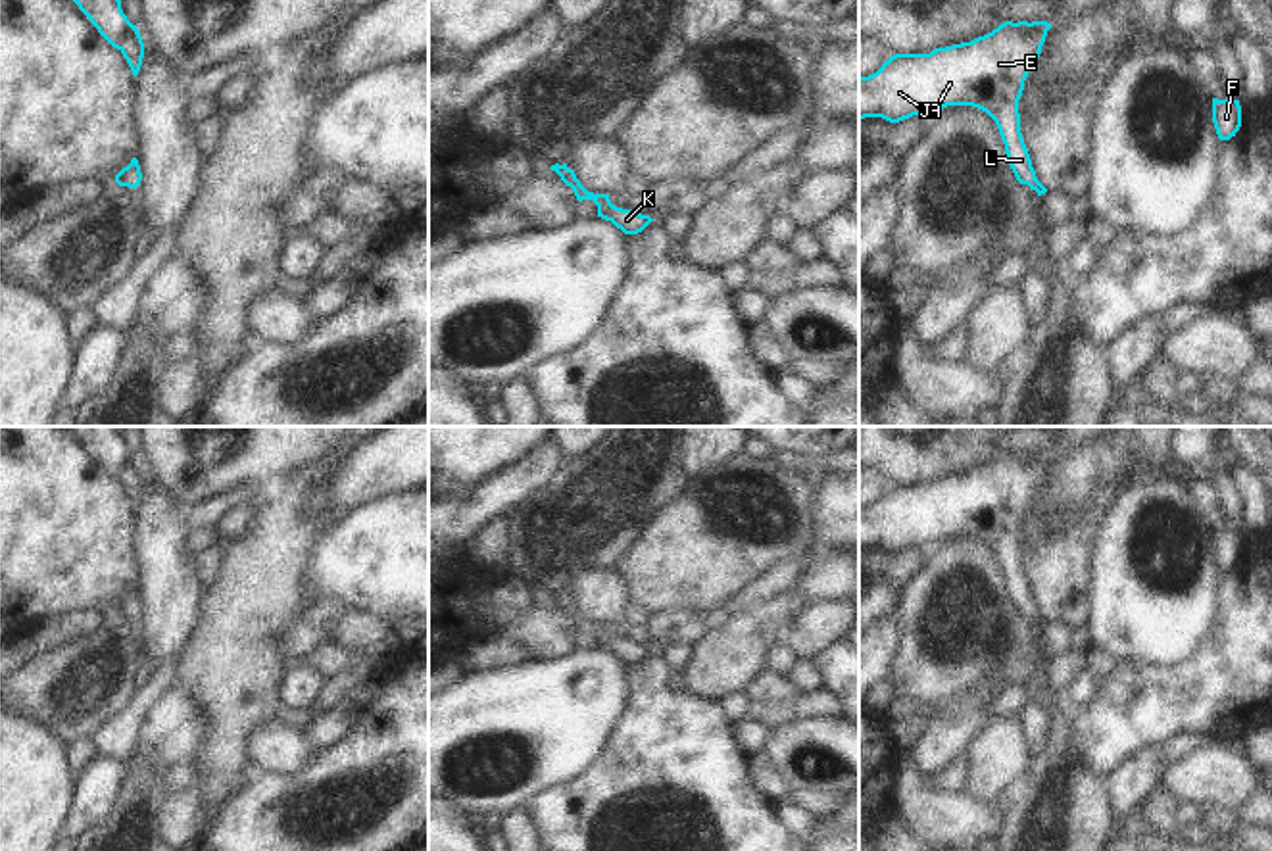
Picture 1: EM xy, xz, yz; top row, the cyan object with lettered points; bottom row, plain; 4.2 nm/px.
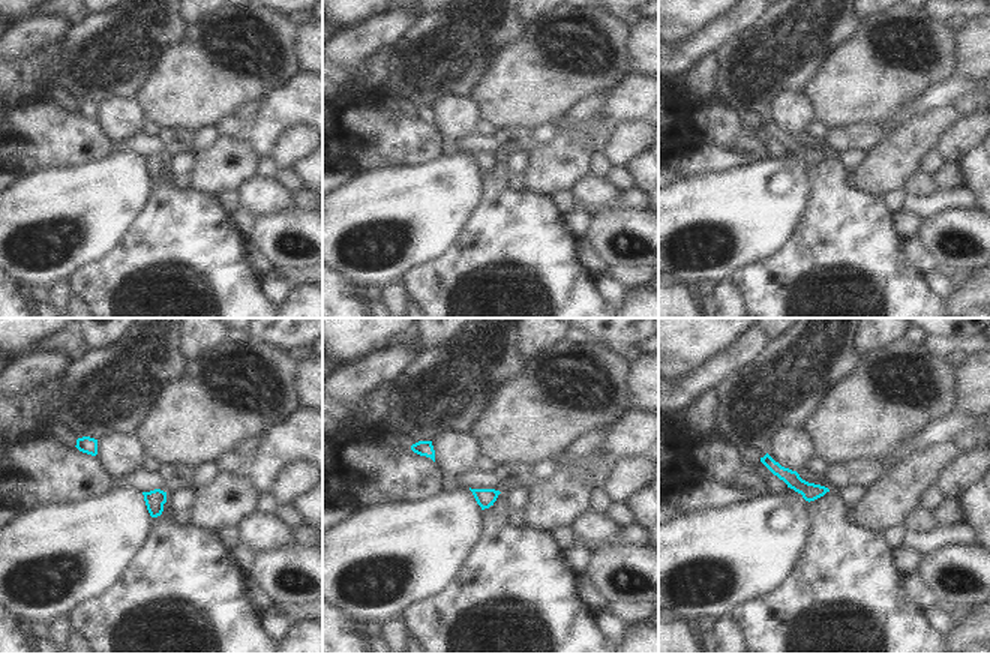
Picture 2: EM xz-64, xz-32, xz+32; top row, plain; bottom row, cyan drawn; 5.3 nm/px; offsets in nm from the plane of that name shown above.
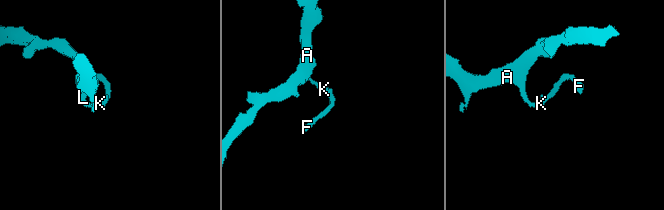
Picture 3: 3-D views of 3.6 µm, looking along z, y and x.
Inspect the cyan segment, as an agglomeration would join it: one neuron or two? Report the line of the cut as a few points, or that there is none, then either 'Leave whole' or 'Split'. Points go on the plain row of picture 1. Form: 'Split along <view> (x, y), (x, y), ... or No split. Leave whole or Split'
No split. Leave whole

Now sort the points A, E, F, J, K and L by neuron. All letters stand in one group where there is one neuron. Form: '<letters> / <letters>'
A E F J K L

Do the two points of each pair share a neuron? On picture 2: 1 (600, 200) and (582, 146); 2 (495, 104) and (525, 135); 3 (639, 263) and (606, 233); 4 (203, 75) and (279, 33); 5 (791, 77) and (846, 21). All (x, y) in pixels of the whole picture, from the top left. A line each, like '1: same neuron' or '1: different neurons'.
1: different neurons
2: different neurons
3: same neuron
4: same neuron
5: same neuron

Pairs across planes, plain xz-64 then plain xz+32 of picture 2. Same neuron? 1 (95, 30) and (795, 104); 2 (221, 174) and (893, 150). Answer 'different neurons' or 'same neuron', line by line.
1: different neurons
2: same neuron

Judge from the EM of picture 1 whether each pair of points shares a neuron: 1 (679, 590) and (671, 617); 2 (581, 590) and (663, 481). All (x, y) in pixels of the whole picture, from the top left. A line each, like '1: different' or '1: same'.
1: different
2: different

